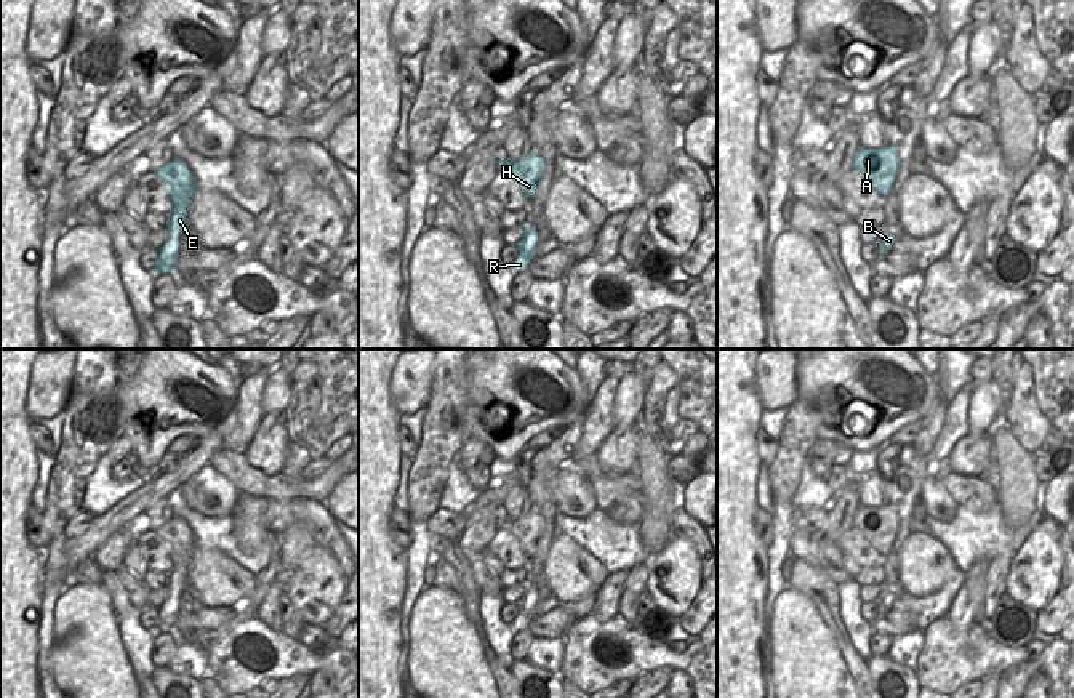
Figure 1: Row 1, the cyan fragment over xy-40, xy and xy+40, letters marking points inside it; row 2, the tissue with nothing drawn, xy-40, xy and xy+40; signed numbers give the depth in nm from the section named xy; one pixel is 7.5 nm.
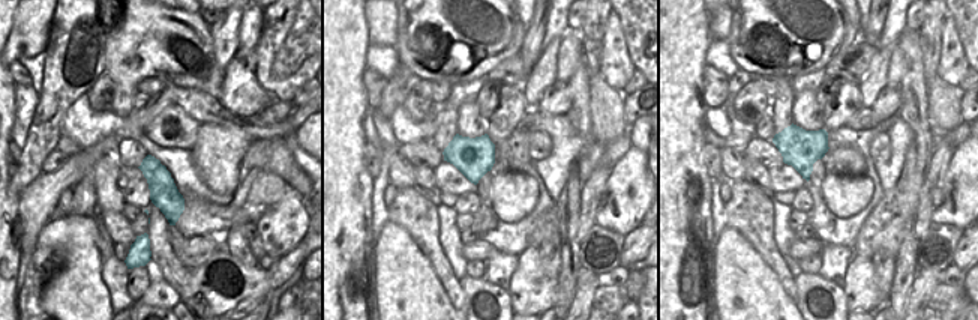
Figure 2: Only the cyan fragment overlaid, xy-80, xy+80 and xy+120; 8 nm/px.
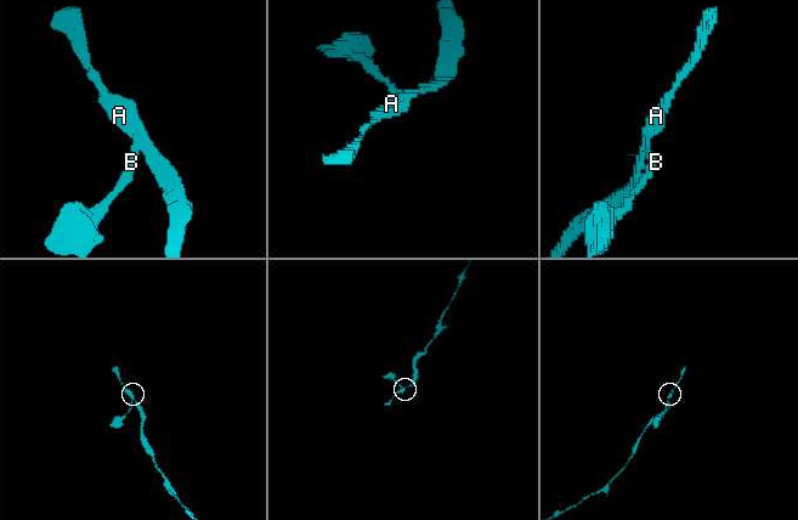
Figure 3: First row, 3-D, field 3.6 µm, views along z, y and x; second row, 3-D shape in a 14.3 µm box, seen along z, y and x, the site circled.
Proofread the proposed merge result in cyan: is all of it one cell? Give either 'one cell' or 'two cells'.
two cells

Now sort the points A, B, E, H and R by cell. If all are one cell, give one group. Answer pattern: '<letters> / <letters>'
A E H / B R

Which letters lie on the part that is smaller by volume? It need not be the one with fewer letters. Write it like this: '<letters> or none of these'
B, R

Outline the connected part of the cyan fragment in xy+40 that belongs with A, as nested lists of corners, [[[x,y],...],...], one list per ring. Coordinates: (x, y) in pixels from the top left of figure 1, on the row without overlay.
[[[888,503],[882,507],[858,506],[853,527],[858,528],[871,546],[887,556],[896,540],[901,514]]]

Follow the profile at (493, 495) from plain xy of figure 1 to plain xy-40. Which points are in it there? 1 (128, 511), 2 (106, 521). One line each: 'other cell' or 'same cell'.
1: same cell
2: same cell

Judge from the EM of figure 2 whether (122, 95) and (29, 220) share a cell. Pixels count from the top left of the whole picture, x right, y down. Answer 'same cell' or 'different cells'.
different cells

